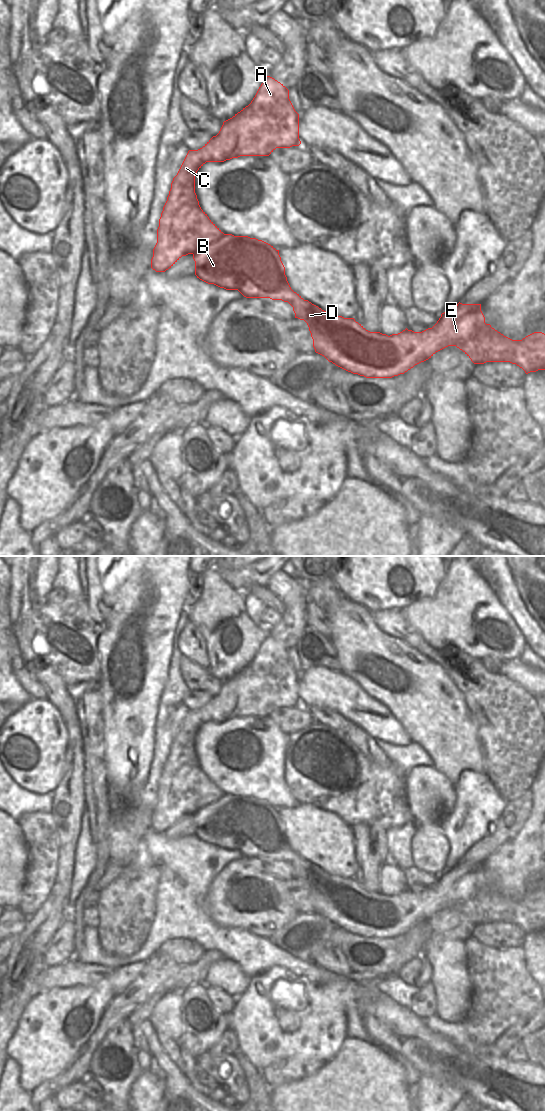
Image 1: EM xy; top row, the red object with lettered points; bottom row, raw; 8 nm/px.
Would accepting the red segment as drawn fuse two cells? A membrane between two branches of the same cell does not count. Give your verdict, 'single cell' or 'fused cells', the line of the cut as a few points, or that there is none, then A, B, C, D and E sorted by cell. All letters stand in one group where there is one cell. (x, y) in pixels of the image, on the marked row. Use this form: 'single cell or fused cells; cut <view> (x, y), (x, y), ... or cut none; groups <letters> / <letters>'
fused cells; cut xy (225, 234), (193, 254); groups A C / B D E

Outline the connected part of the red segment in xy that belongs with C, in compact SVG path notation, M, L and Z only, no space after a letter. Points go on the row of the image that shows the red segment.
M267 76L248 106L224 121L219 133L202 148L188 151L173 178L159 219L151 268L156 272L165 272L182 256L196 254L225 235L201 209L195 193L195 175L206 162L224 162L240 156L269 156L276 148L290 148L300 144L299 114L289 99L289 90Z

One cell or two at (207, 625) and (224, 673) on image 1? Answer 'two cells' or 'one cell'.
one cell

